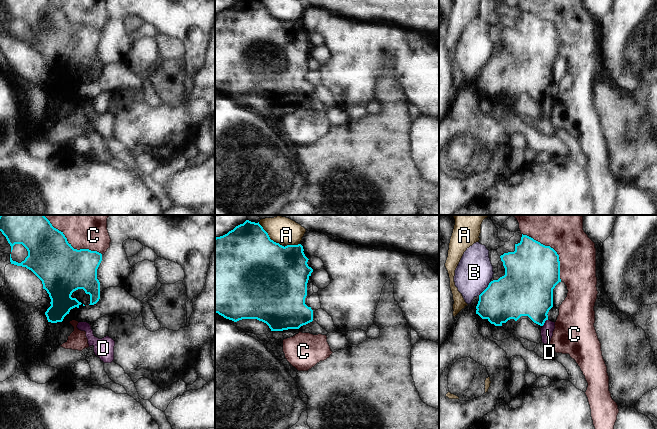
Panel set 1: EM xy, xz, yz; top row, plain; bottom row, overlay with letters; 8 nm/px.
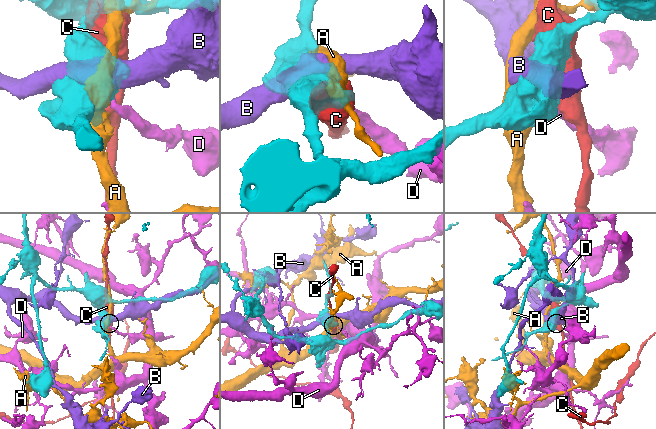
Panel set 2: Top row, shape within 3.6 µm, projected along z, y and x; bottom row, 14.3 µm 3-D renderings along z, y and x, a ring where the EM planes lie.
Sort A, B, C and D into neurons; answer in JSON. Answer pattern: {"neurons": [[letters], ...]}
{"neurons": [["A"], ["B"], ["C"], ["D"]]}

